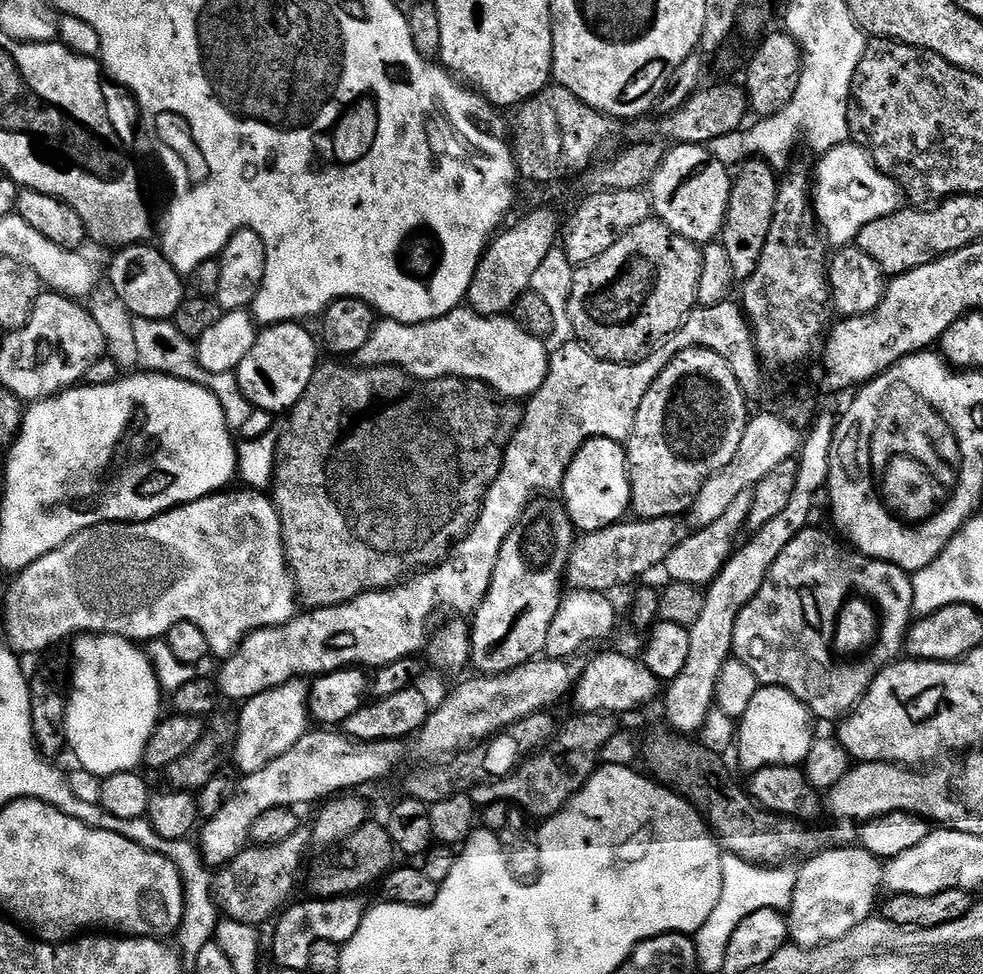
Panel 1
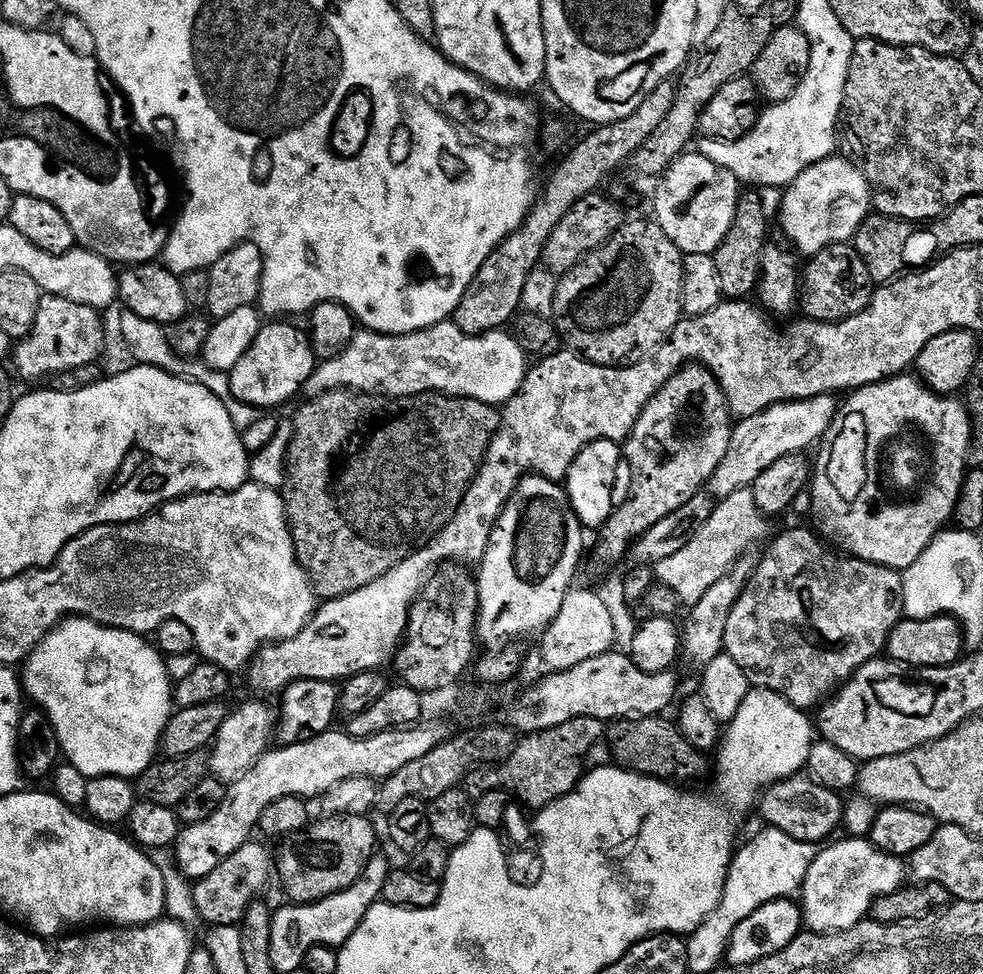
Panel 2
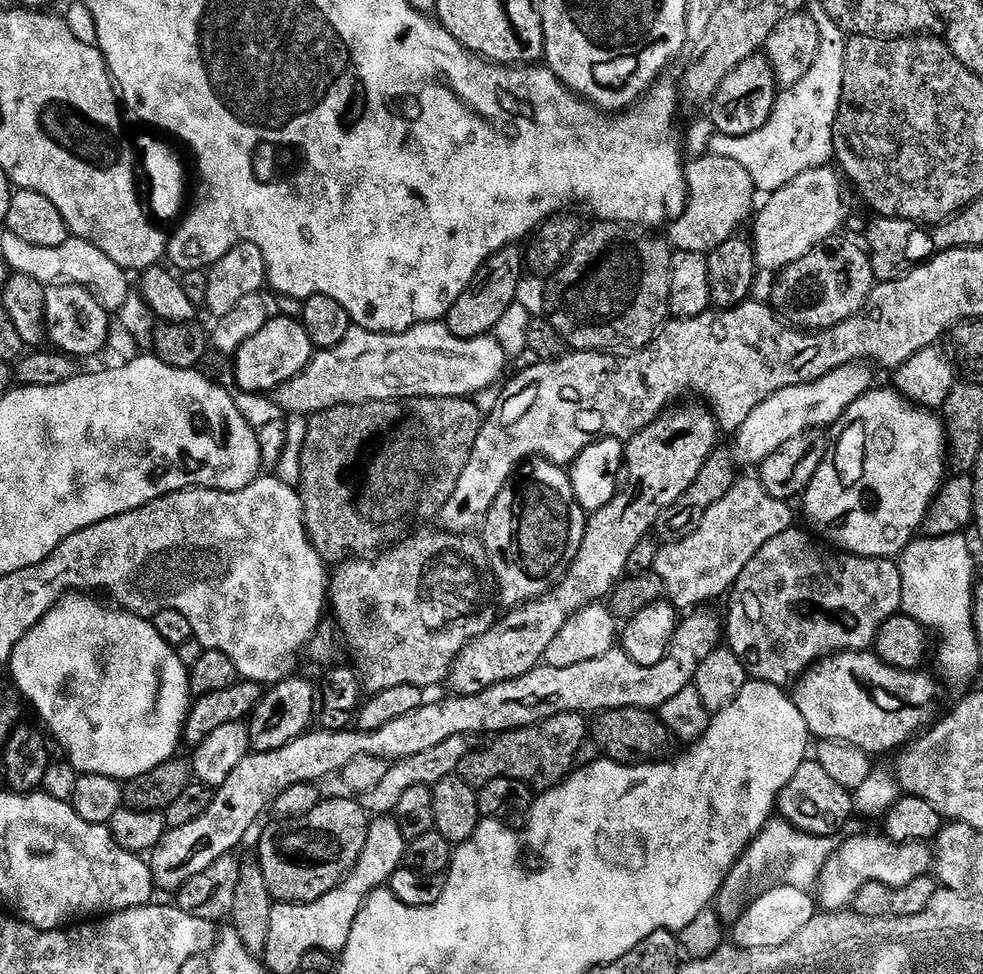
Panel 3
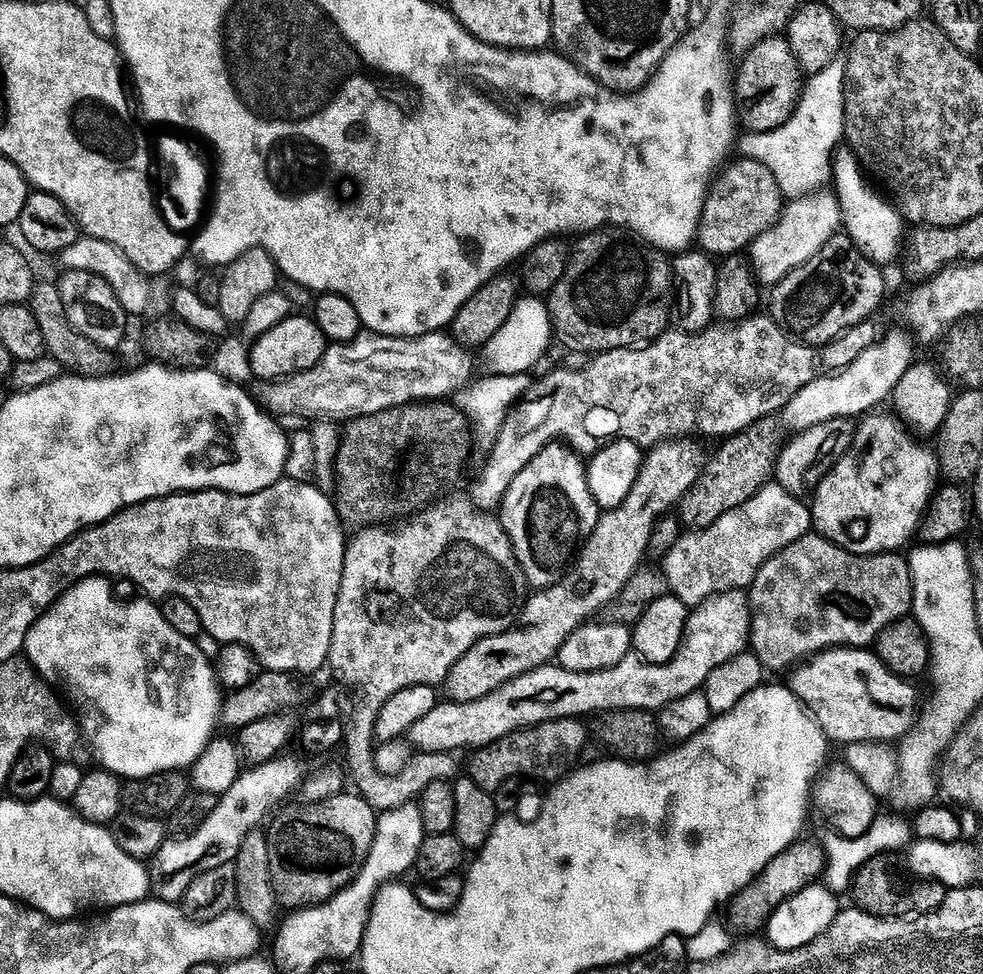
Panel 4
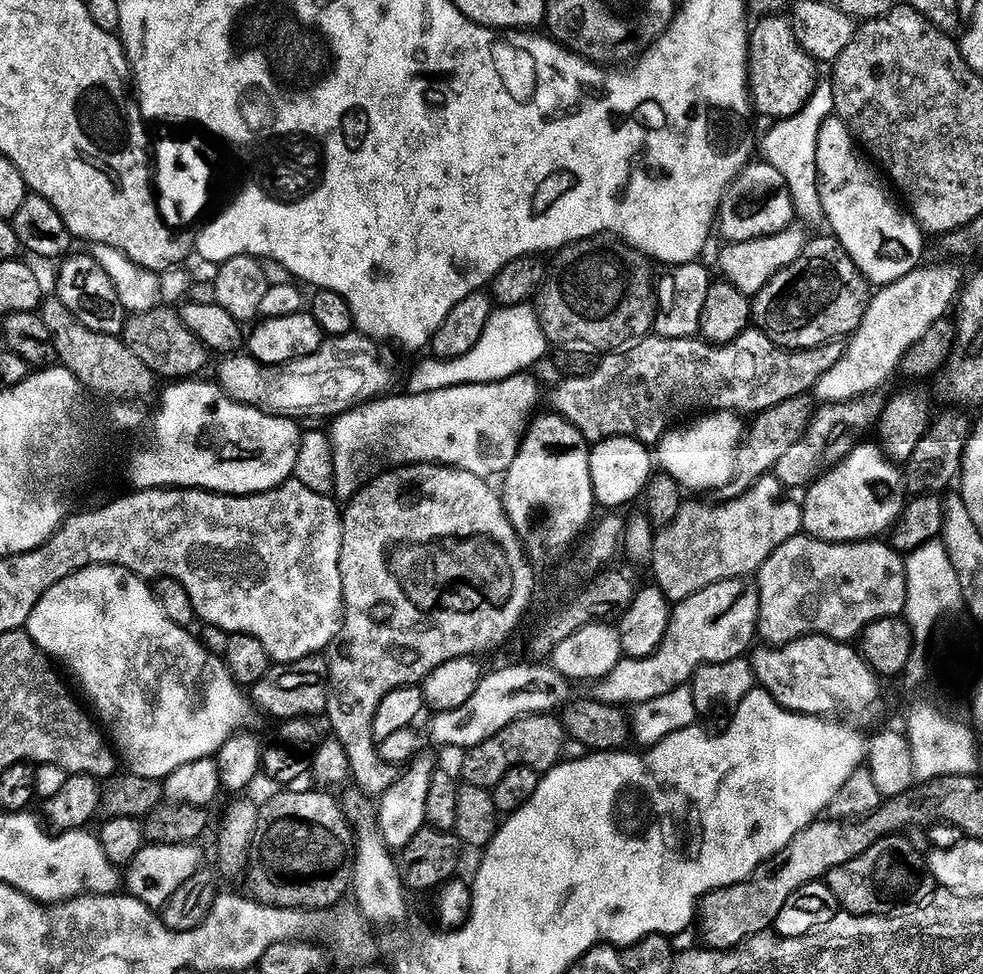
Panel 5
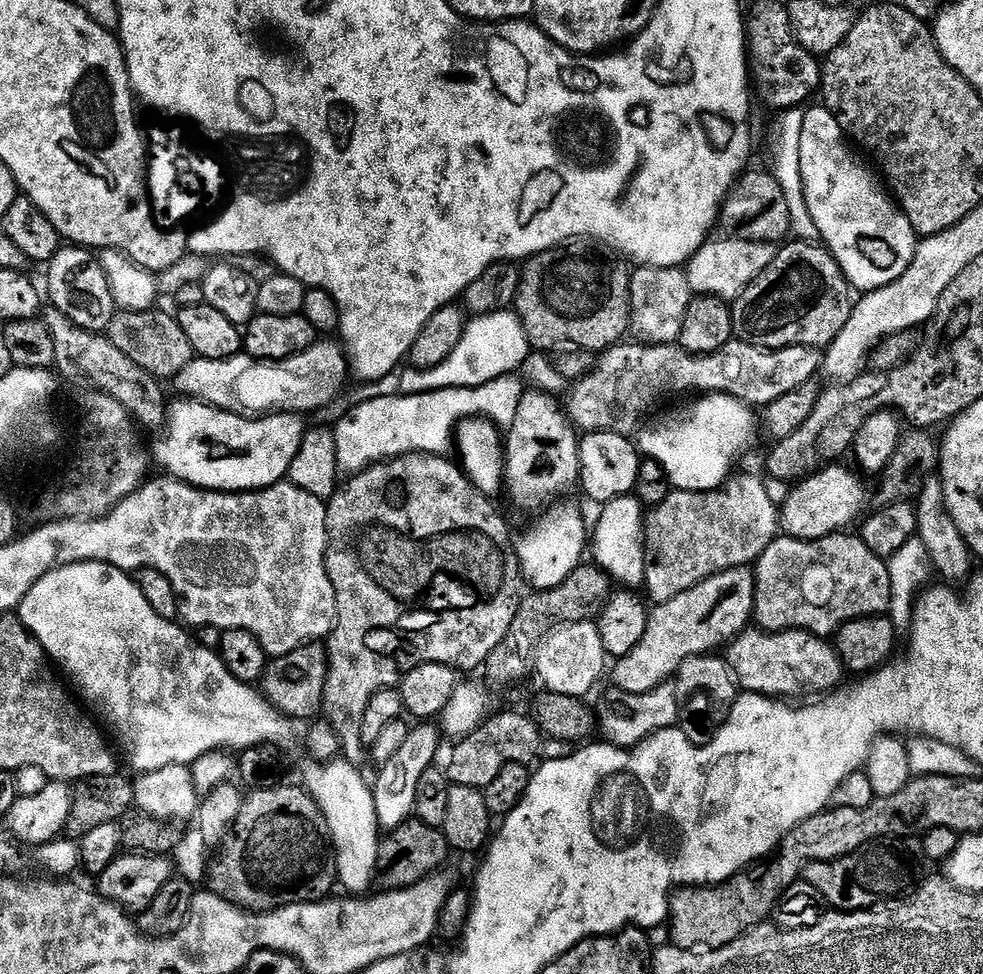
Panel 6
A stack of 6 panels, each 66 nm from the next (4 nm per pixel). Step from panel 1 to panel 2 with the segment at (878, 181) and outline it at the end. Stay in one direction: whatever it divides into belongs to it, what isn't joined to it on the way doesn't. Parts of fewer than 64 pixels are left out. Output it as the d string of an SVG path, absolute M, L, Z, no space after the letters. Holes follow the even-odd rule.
M833 154L810 166L783 193L784 232L796 243L795 251L801 257L811 258L831 244L849 243L873 211L874 185L869 173L857 164Z

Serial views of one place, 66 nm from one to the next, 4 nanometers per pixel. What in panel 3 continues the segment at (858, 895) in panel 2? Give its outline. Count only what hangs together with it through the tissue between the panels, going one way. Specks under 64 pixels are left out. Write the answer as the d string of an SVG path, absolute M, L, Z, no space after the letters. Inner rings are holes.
M856 836L829 858L818 881L816 897L821 909L829 913L847 911L860 888L872 881L884 883L888 888L898 889L929 875L934 866L931 847L921 841L896 843L891 839L874 836Z

